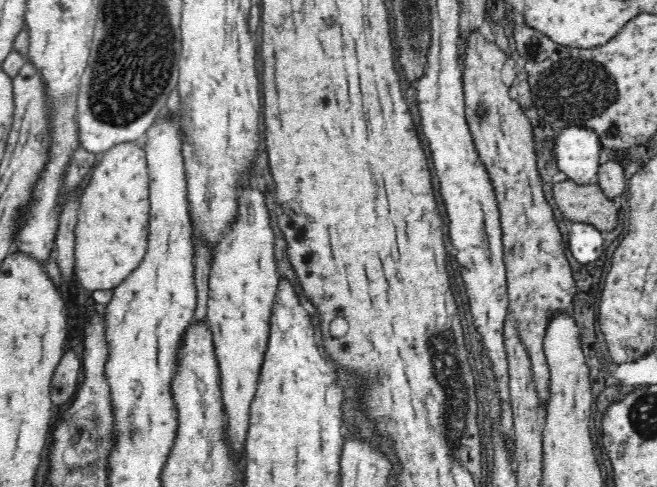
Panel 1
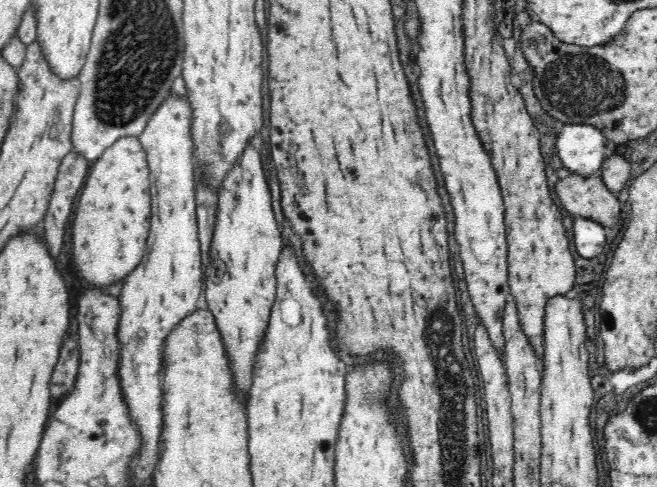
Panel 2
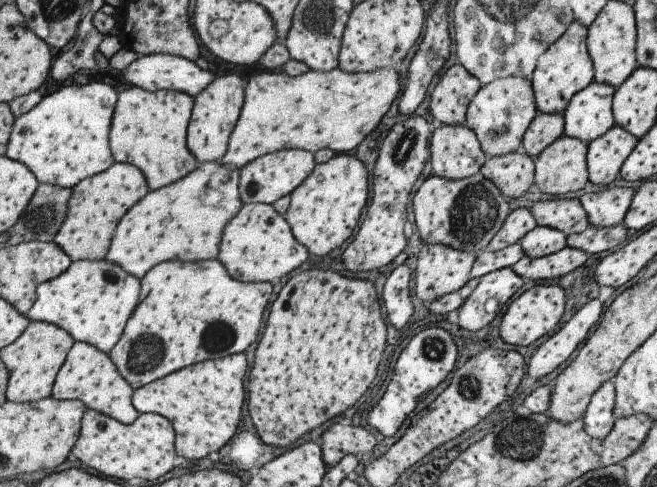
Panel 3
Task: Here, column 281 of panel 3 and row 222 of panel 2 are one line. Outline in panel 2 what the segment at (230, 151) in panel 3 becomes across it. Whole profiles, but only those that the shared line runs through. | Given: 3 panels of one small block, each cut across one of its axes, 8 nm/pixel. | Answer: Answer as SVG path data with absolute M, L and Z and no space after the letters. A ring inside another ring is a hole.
M134 137L118 140L93 163L74 212L72 256L90 286L110 286L132 273L144 256L151 216L150 169L144 147Z

